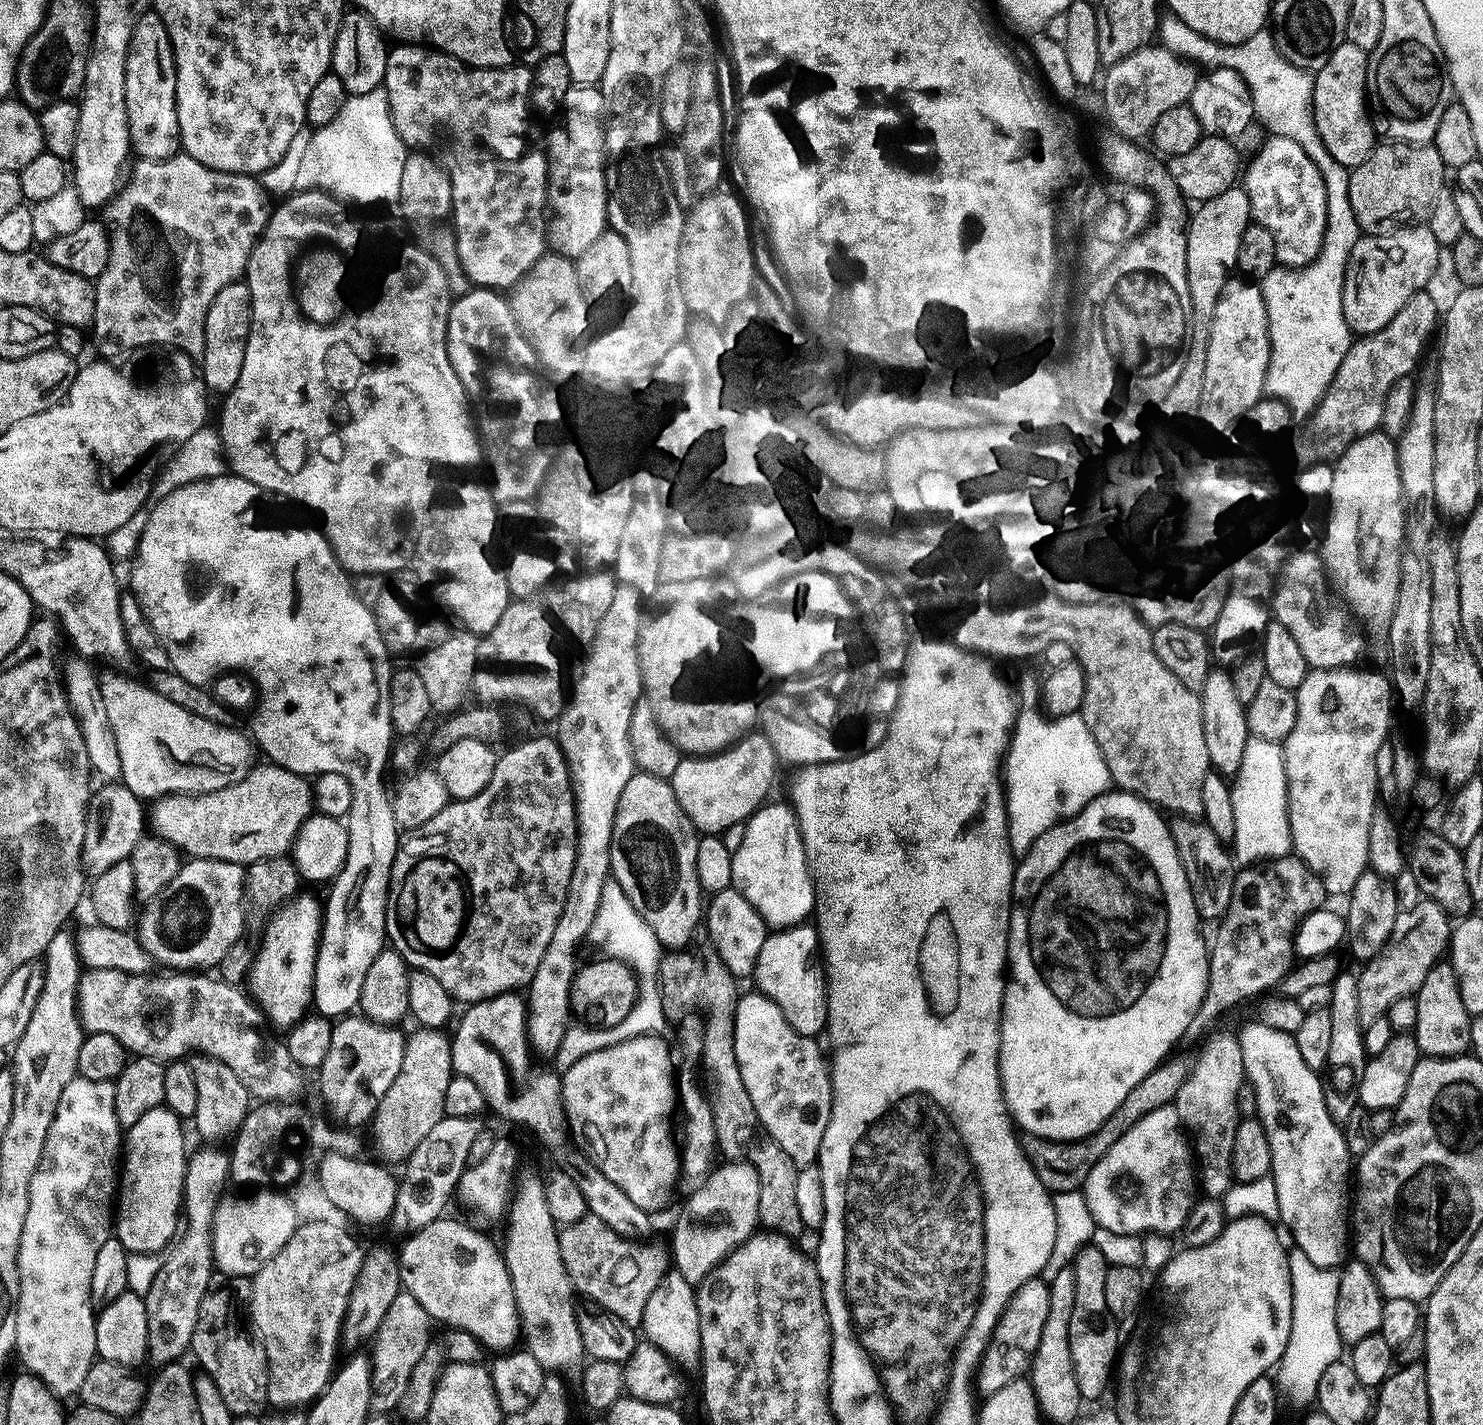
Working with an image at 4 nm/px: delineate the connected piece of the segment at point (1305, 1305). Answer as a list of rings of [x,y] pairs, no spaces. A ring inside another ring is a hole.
[[[1297,1247],[1288,1252],[1288,1269],[1292,1283],[1292,1325],[1286,1350],[1278,1365],[1278,1384],[1281,1389],[1288,1388],[1290,1395],[1312,1402],[1316,1399],[1318,1378],[1322,1378],[1326,1366],[1342,1356],[1342,1341],[1336,1321],[1340,1273],[1335,1268],[1314,1266],[1314,1262],[1310,1262],[1310,1258],[1306,1258],[1306,1254]]]

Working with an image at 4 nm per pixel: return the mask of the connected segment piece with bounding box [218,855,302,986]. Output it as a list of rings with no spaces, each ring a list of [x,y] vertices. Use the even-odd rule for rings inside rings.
[[[287,855],[262,858],[258,862],[247,865],[244,873],[244,898],[246,901],[244,926],[246,934],[240,936],[238,942],[234,942],[234,946],[230,946],[230,950],[226,950],[226,954],[220,959],[219,979],[237,986],[243,985],[243,980],[245,983],[249,979],[252,964],[256,960],[257,949],[262,943],[262,933],[268,921],[272,919],[277,909],[288,904],[301,891],[300,887],[302,887],[300,872]]]

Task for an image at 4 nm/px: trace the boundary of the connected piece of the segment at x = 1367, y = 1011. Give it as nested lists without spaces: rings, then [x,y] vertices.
[[[1420,898],[1413,908],[1397,911],[1394,930],[1373,960],[1359,969],[1356,985],[1358,986],[1358,1014],[1361,1018],[1387,1016],[1390,1006],[1398,998],[1415,997],[1416,991],[1426,982],[1426,974],[1438,962],[1440,951],[1445,951],[1450,940],[1450,917],[1435,901]]]

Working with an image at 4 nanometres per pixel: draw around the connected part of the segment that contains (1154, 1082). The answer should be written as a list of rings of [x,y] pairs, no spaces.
[[[1169,1055],[1157,1068],[1150,1070],[1150,1074],[1146,1074],[1146,1078],[1142,1078],[1142,1082],[1138,1082],[1138,1086],[1134,1086],[1134,1090],[1130,1090],[1126,1098],[1122,1098],[1122,1106],[1118,1106],[1118,1110],[1114,1110],[1114,1114],[1110,1114],[1110,1118],[1106,1118],[1106,1122],[1102,1122],[1102,1126],[1098,1126],[1094,1134],[1081,1140],[1051,1141],[1044,1140],[1041,1136],[1025,1135],[1023,1137],[1024,1156],[1030,1162],[1034,1174],[1038,1174],[1042,1186],[1047,1188],[1049,1193],[1075,1192],[1083,1189],[1092,1167],[1102,1162],[1110,1146],[1114,1146],[1114,1142],[1118,1142],[1118,1138],[1122,1138],[1122,1134],[1126,1134],[1126,1130],[1130,1130],[1130,1126],[1134,1126],[1138,1118],[1150,1114],[1150,1110],[1158,1110],[1175,1101],[1178,1090],[1190,1071],[1190,1060],[1176,1055]]]

